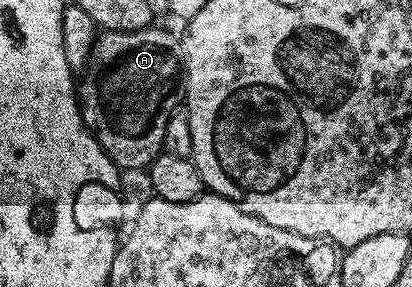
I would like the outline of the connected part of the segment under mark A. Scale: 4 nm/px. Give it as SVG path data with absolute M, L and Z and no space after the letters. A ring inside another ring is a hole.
M158 28L140 31L107 29L99 32L94 39L90 62L81 74L80 84L76 89L83 123L119 170L146 169L163 152L168 119L179 108L180 98L184 93L184 58L179 38L174 38L166 29Z

